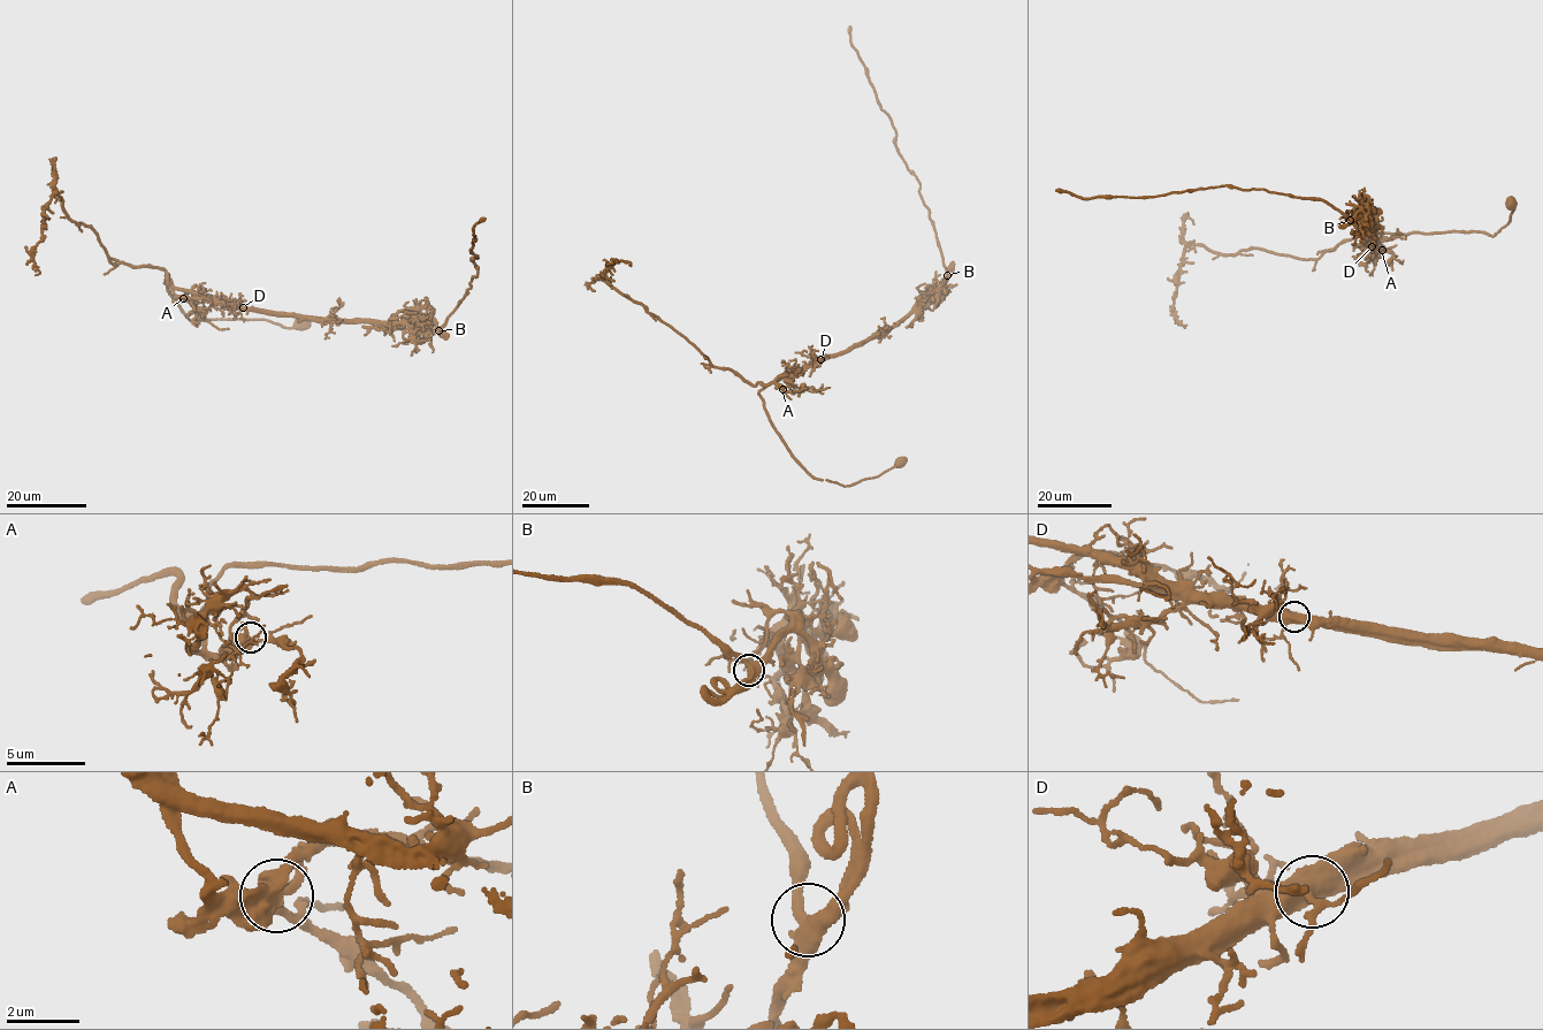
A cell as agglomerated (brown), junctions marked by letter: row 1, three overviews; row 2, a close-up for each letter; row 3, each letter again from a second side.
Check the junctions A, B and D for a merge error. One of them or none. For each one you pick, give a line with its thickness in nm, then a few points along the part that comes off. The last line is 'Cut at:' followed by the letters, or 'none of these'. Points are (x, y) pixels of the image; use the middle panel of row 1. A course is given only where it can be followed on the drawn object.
D: calibre 550 nm; course (820, 359), (765, 384), (710, 366), (673, 328), (605, 282), (613, 260), (629, 265)
Cut at: D

